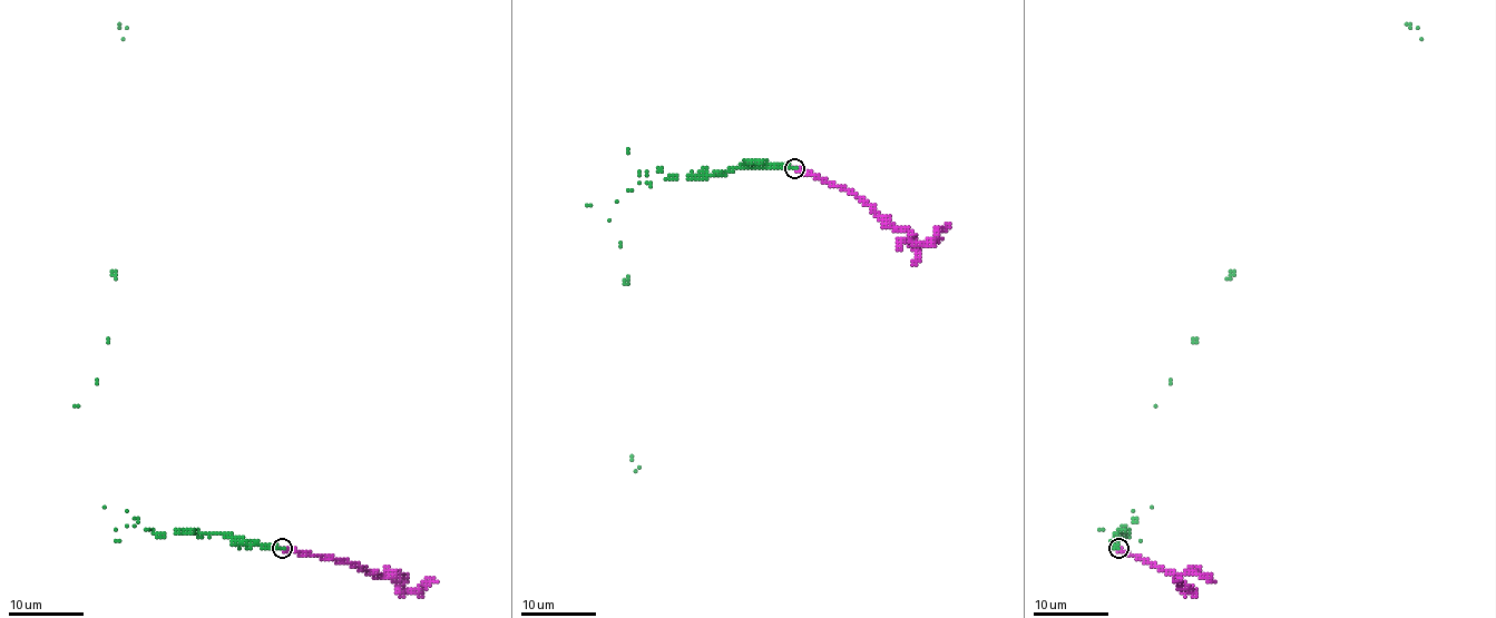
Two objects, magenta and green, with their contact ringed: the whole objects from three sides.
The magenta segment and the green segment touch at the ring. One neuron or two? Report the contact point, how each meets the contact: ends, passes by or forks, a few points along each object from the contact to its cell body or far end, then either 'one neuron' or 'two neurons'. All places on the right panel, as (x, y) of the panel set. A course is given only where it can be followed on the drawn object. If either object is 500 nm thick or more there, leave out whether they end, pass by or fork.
(1118, 548) | magenta ends | green ends | magenta via (1118, 549), (1170, 574), (1176, 574), (1193, 590), (1173, 580) | green via (1118, 549), (1134, 510), (1151, 506), (1171, 381), (1228, 277), (1416, 27) | one neuron

